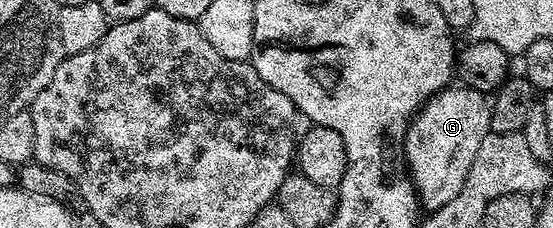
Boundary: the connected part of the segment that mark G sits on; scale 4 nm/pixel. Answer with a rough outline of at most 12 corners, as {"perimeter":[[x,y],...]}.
{"perimeter":[[447,87],[406,127],[421,208],[464,187],[492,101]]}

